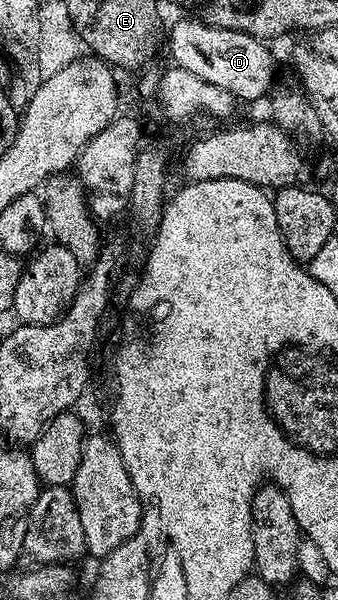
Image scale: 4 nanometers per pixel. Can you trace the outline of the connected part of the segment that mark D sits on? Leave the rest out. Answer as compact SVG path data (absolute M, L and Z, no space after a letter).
M178 20L170 32L171 61L177 67L228 90L238 102L257 102L275 87L274 56L263 41L240 30L224 30L198 20Z

